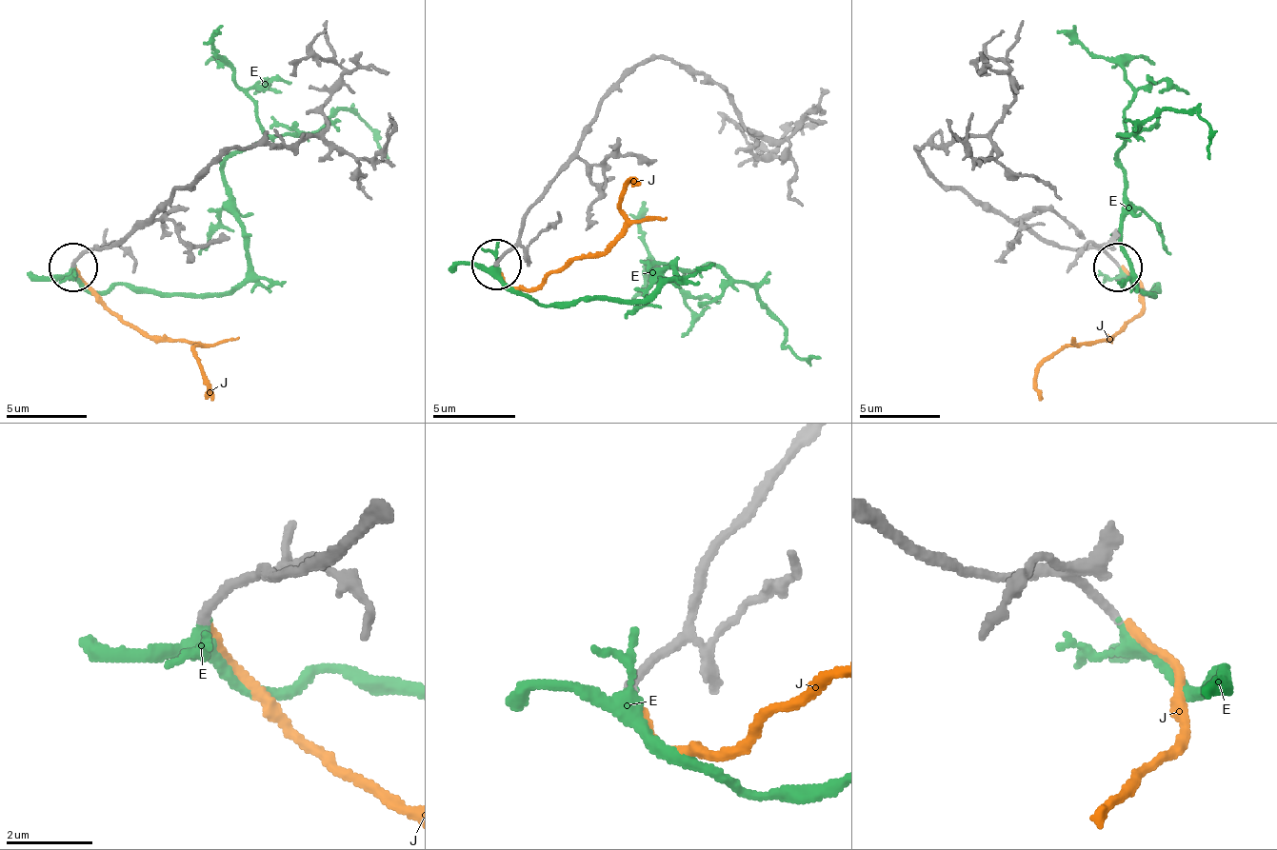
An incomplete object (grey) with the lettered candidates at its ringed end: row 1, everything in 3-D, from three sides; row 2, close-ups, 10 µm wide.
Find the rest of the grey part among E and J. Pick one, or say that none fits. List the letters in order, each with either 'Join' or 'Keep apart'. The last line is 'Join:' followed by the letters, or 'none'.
E: Join
J: Keep apart
Join: E

